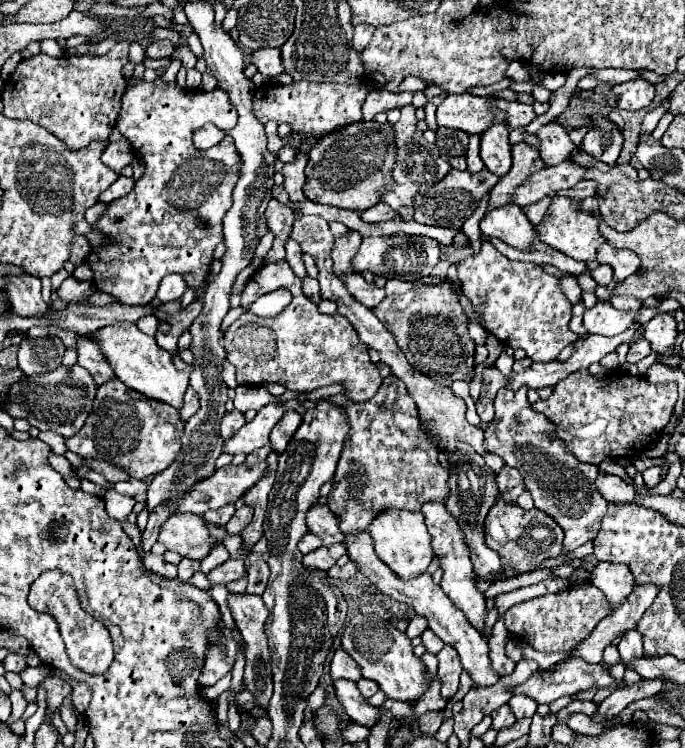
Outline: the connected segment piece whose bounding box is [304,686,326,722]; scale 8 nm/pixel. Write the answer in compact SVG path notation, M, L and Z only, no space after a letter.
M318 686L314 692L307 698L307 710L305 712L304 722L312 720L312 716L325 702L326 693L323 688Z

